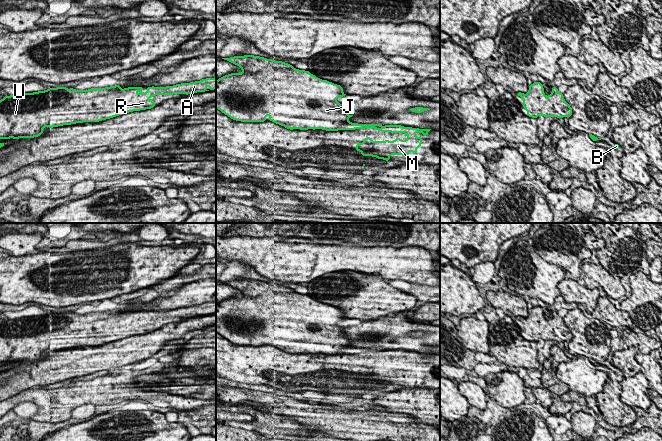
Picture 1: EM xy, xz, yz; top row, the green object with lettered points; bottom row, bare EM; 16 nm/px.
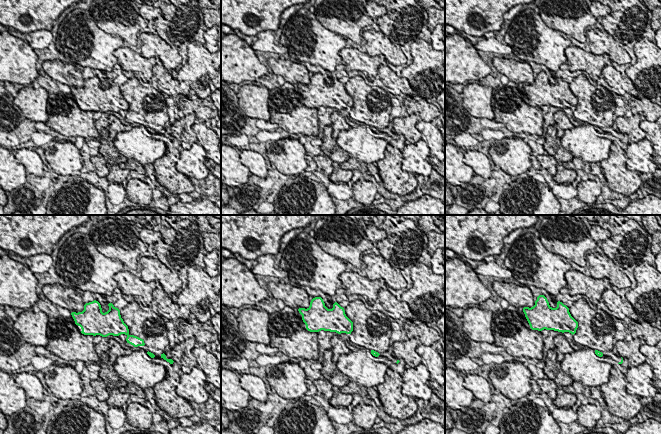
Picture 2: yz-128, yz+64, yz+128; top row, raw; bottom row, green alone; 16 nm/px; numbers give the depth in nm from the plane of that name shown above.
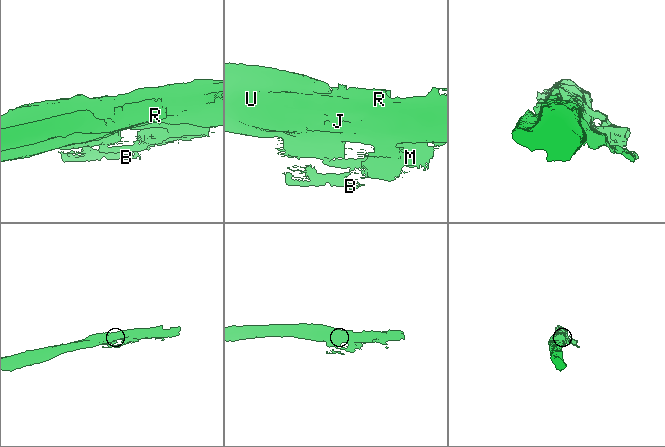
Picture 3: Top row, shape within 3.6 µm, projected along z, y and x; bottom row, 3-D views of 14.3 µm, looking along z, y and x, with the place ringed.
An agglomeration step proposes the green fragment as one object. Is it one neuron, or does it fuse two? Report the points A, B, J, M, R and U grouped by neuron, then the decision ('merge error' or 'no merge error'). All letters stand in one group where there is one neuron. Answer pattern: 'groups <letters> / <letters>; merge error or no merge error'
groups A B J M R U; no merge error

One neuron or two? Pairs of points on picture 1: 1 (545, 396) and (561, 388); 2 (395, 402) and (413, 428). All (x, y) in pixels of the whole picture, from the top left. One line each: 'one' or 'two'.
1: two
2: two

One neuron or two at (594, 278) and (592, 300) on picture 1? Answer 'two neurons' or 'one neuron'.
two neurons

